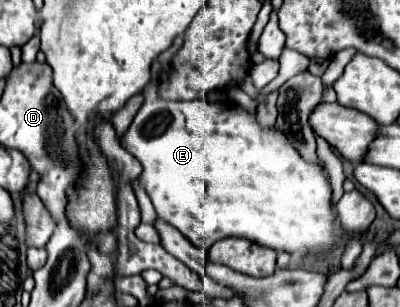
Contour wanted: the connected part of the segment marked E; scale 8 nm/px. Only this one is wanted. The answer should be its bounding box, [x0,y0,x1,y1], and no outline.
[120,82,344,254]

